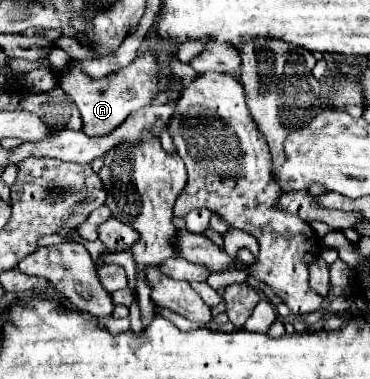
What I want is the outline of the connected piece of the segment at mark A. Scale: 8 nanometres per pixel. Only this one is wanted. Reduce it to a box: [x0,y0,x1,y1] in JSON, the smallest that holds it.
[58,54,160,138]

